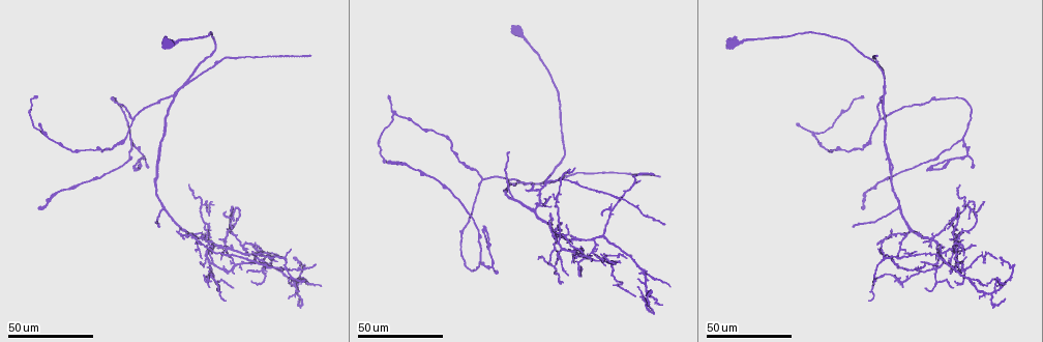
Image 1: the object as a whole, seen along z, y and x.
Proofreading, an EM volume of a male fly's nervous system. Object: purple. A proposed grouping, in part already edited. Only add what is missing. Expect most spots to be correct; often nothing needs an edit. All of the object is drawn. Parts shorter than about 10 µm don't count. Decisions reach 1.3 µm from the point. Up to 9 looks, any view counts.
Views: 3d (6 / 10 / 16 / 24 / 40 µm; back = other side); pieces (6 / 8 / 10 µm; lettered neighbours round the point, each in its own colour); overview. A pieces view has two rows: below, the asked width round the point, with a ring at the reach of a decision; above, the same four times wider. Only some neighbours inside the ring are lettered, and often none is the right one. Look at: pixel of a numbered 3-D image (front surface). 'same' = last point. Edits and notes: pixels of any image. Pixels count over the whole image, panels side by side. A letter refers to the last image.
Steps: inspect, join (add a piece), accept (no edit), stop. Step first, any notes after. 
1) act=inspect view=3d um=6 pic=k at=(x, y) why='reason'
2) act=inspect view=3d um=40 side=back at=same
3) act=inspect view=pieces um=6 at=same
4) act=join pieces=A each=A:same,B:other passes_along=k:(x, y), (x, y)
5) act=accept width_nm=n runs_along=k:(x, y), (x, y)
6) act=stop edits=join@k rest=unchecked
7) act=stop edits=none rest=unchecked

act=inspect view=3d um=40 pic=1 at=(652, 175) why='branch stops here'

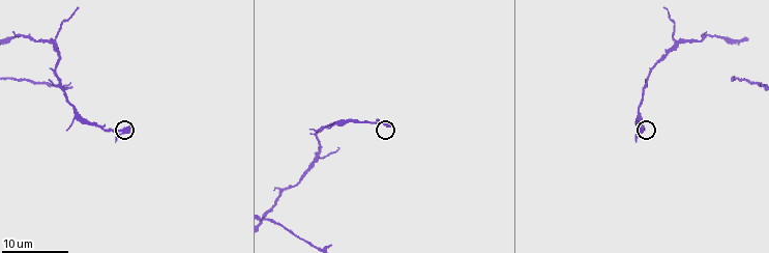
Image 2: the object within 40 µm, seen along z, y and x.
act=inspect view=pieces um=10 pic=2 at=(641, 126)

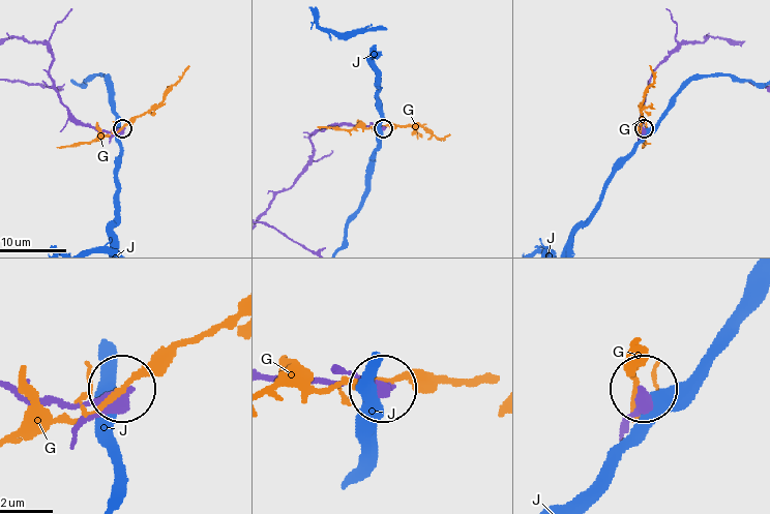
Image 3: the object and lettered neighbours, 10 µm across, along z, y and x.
act=accept each=G:other,J:other runs_along=3:(13, 386), (73, 403), (100, 403), (118, 393) found='none of them fits'

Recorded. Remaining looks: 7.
act=inspect view=3d um=24 pic=1 at=(549, 221) why='an open end'

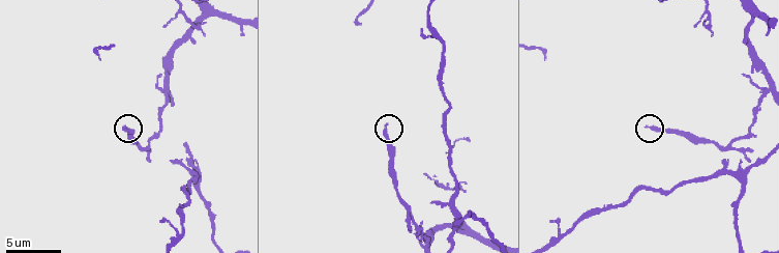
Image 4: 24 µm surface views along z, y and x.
act=inspect view=pieces um=10 pic=4 at=(648, 128) why='what lies round it'

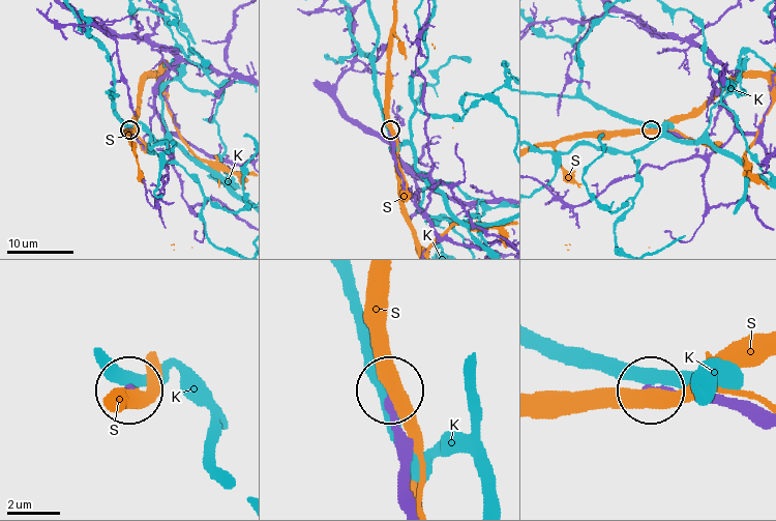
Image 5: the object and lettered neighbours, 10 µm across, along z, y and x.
act=accept each=K:other,S:other runs_along=5:(416, 503), (390, 393) found='no lettered piece goes on from it'

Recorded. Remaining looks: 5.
act=inspect view=3d um=40 pic=1 at=(537, 196) why='thin end'

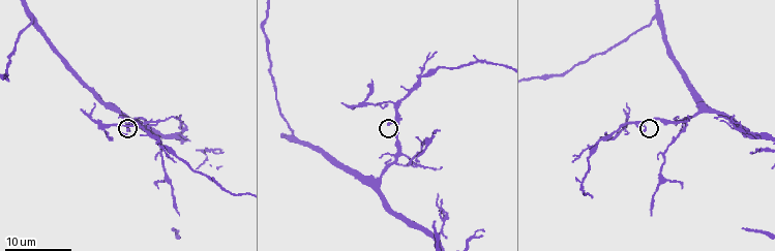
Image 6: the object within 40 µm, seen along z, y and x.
act=inspect view=pieces um=10 pic=6 at=(126, 130)

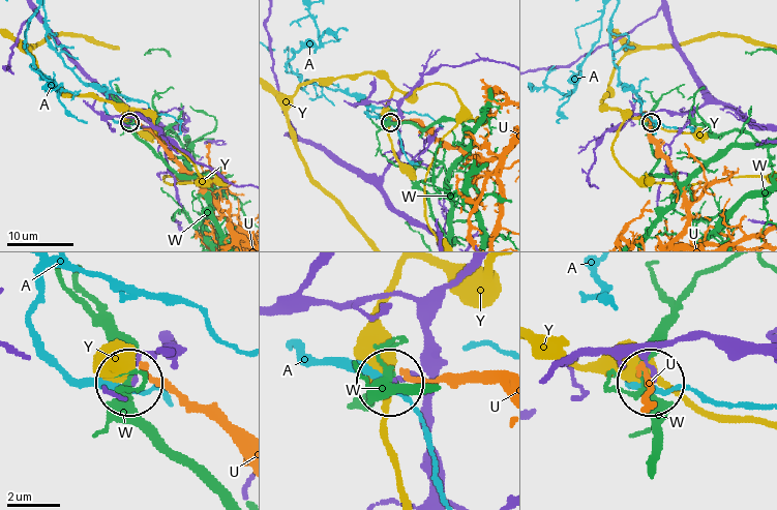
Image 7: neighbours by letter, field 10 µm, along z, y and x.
act=accept each=A:other,U:other,W:other,Y:other found='none of them fits'

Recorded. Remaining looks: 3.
act=inspect view=3d um=24 pic=1 at=(988, 287) why='end of a long branch'

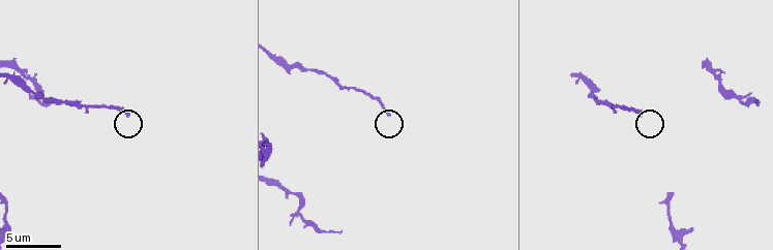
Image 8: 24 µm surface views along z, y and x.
act=inspect view=pieces um=6 pic=8 at=(640, 112) why='what lies round it'

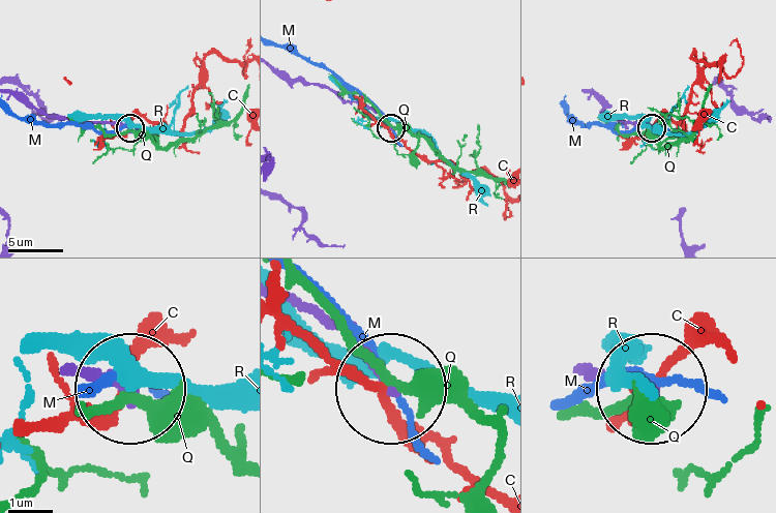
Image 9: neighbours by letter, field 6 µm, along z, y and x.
act=accept each=C:other,M:other,Q:other,R:other runs_along=9:(279, 70), (368, 106), (390, 127) found='none of them fits'

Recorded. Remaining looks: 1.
act=stop edits=none rest=unchecked

